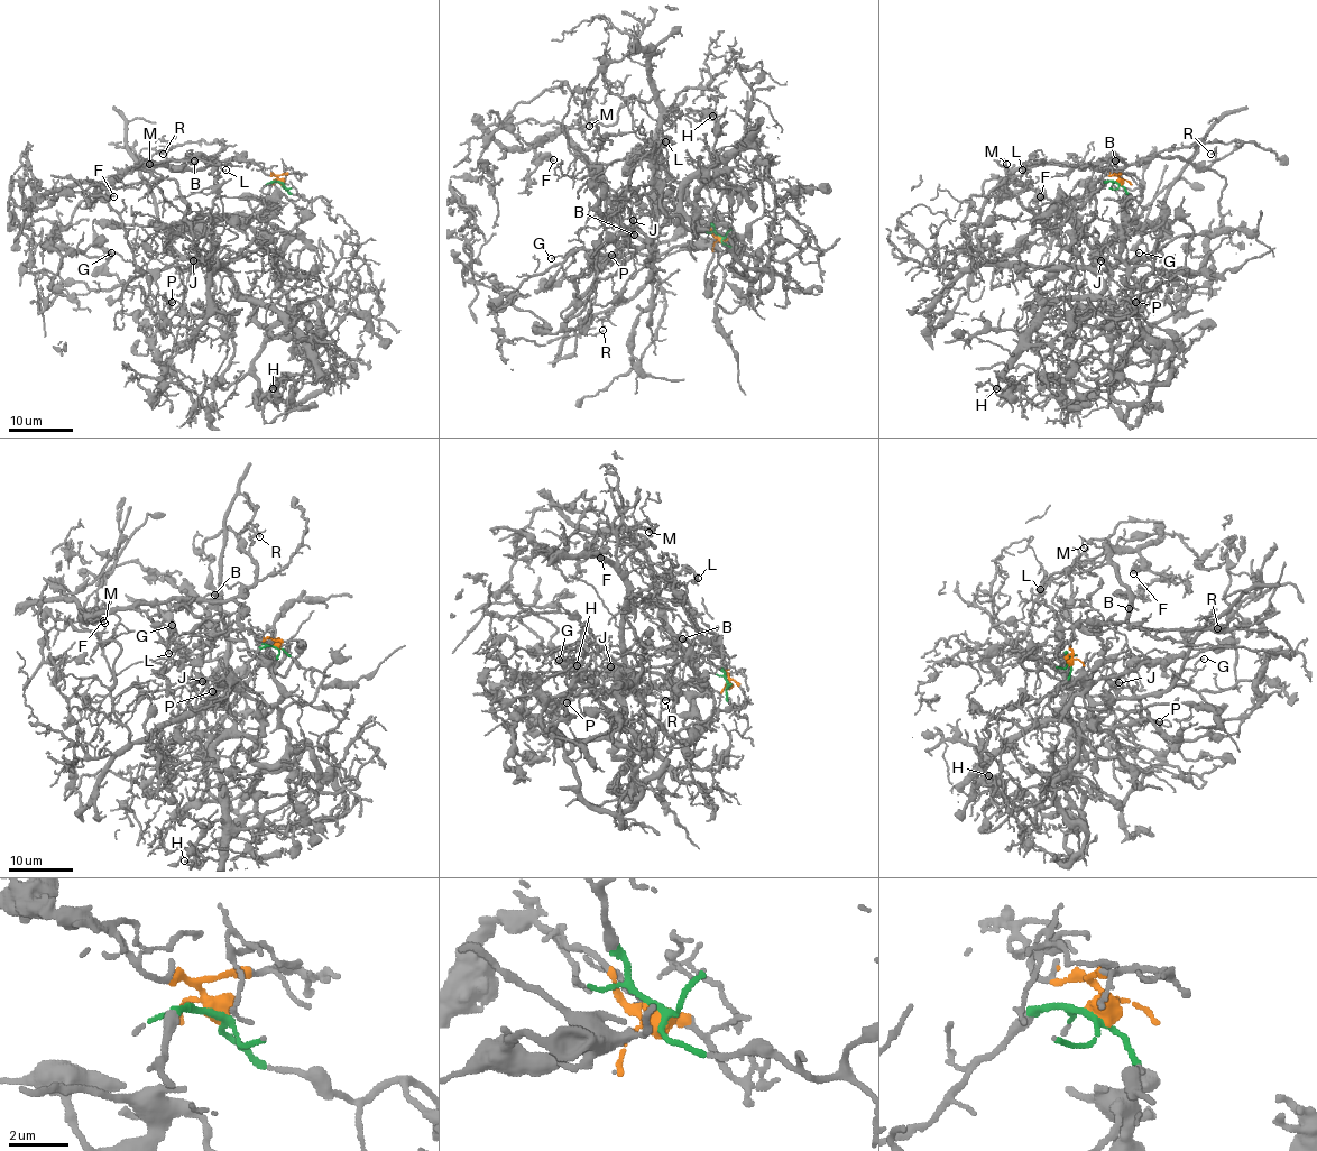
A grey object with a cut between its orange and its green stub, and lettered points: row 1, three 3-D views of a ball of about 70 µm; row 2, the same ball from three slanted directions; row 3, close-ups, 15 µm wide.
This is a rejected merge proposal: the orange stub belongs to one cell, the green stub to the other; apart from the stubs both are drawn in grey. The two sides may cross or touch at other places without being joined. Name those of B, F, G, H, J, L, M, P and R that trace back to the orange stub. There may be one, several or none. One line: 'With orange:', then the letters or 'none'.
With orange: B, F, L, M, R

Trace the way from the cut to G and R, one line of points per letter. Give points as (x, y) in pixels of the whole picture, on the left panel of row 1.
G: (281, 182), (273, 182), (273, 205), (261, 232), (226, 268), (177, 260), (158, 272), (144, 272), (111, 251)
R: (281, 182), (243, 159), (211, 163), (211, 156), (191, 156), (138, 166), (136, 163), (144, 148), (163, 154)

